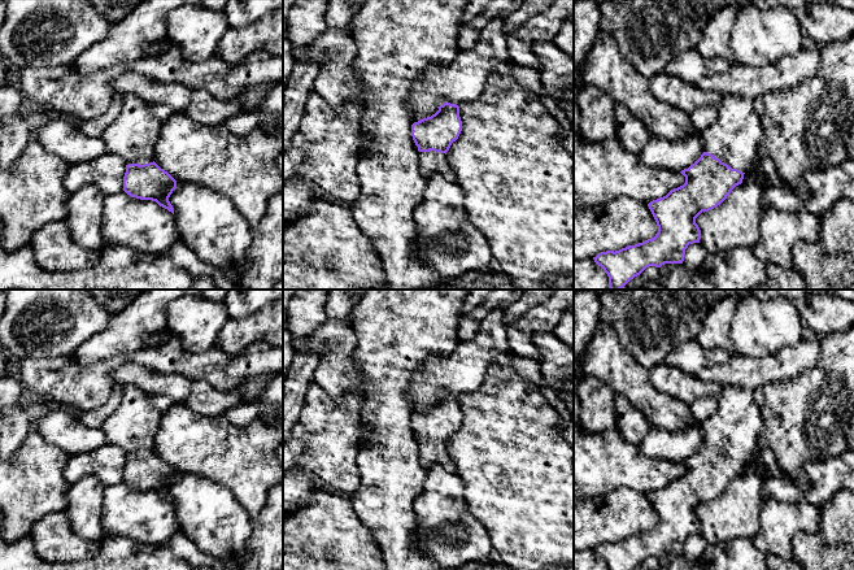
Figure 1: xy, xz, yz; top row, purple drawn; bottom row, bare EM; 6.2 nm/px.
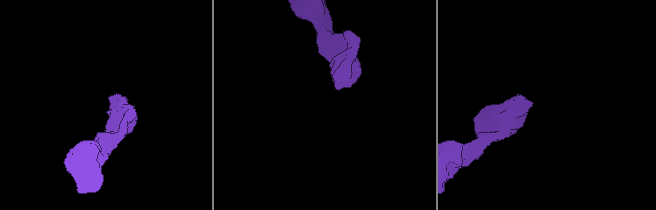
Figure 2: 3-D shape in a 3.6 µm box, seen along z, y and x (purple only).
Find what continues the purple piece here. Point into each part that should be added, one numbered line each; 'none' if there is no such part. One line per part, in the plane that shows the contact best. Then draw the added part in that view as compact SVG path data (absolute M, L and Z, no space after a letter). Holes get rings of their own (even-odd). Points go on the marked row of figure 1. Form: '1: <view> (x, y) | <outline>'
1: yz (735, 138) | M724 96L719 105L718 119L701 134L705 152L732 169L746 173L757 158L763 126L754 110L753 100Z

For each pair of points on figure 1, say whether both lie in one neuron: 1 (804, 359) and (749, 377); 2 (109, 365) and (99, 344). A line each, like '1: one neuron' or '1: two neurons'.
1: one neuron
2: two neurons

